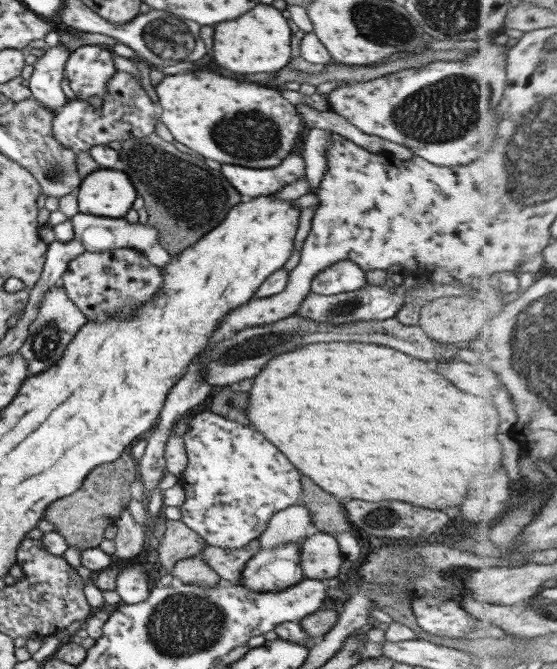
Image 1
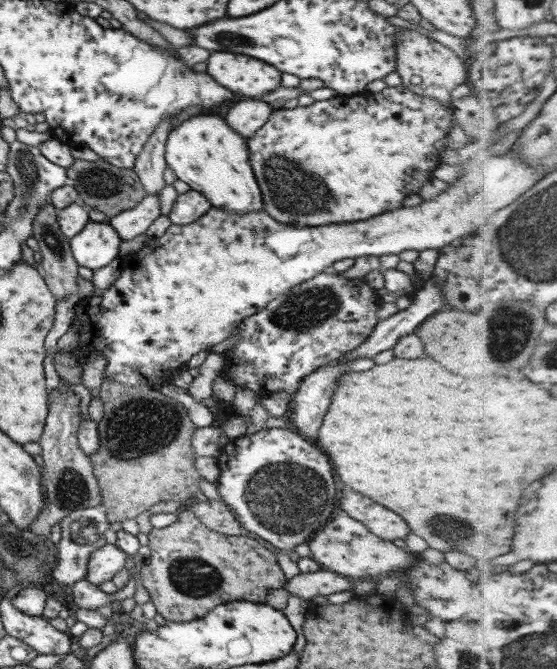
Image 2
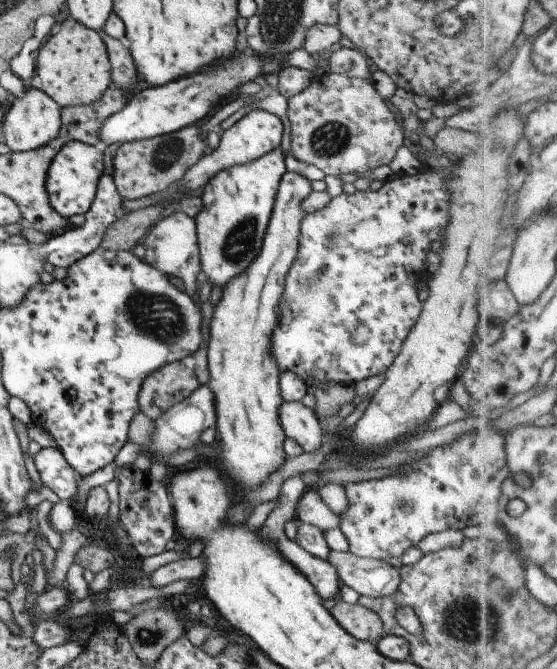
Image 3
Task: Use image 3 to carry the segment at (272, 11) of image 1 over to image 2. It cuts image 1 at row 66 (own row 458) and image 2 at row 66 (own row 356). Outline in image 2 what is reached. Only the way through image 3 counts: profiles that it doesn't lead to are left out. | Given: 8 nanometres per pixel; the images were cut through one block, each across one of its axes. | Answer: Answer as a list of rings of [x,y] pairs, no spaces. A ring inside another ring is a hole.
[[[212,52],[208,74],[224,88],[250,99],[258,99],[281,86],[280,72],[274,66],[232,52]]]

